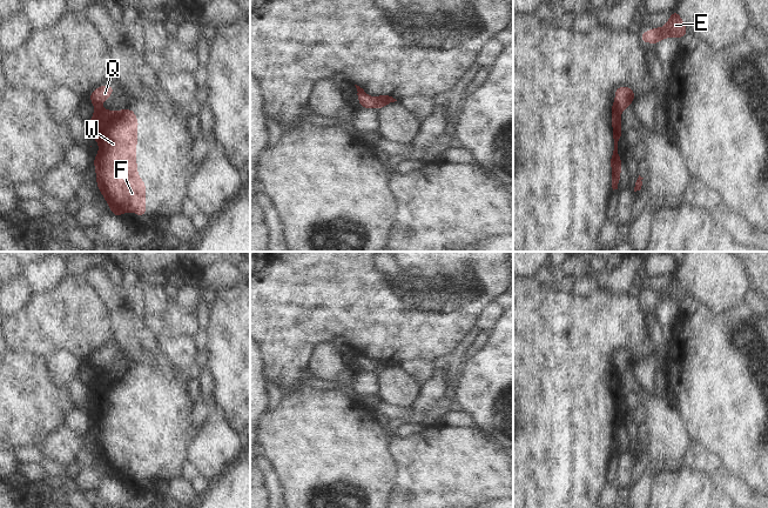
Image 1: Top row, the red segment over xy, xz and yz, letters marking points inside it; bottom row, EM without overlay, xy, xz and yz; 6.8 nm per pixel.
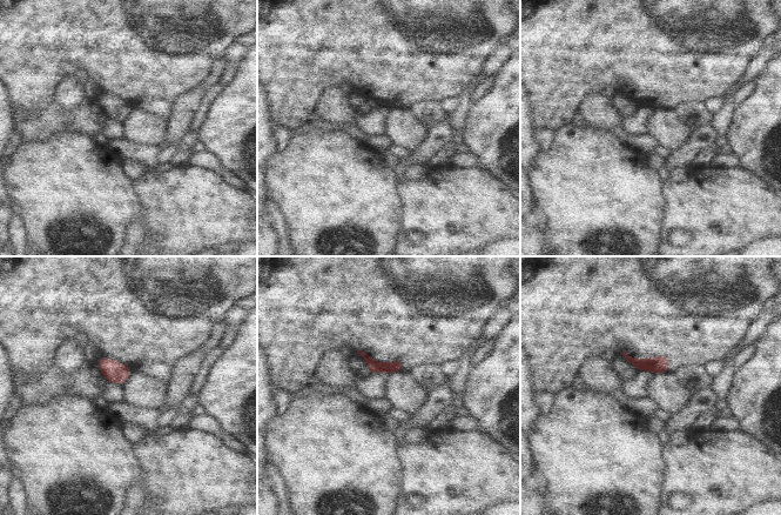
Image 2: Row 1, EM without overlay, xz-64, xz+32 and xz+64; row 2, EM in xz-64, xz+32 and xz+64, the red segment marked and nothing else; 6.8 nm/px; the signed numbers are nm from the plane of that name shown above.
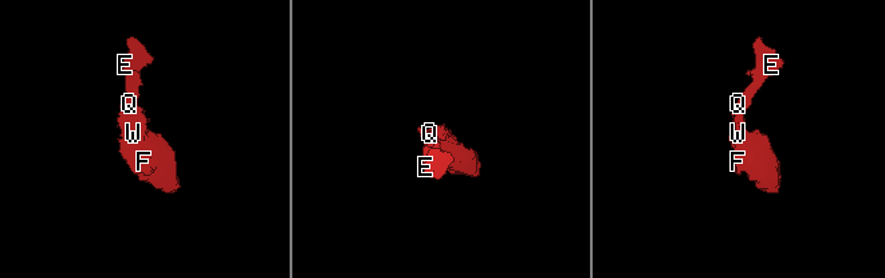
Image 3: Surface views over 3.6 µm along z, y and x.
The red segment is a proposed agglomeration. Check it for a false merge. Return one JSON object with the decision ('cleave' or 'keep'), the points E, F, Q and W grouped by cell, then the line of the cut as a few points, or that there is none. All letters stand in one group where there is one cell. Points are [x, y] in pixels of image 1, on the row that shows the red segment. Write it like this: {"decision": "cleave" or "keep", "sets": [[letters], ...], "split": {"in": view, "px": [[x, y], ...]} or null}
{"decision": "cleave", "sets": [["E", "Q"], ["F", "W"]], "split": {"in": "yz", "px": [[615, 101], [620, 109]]}}

